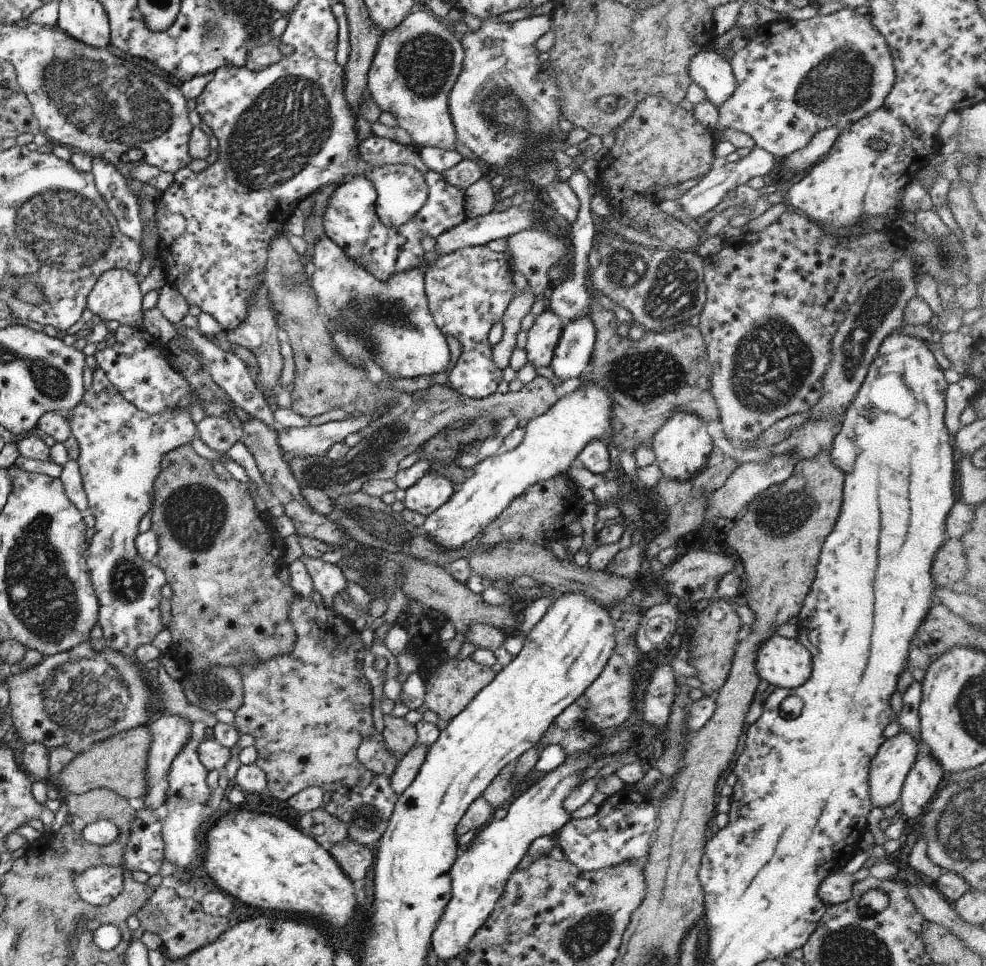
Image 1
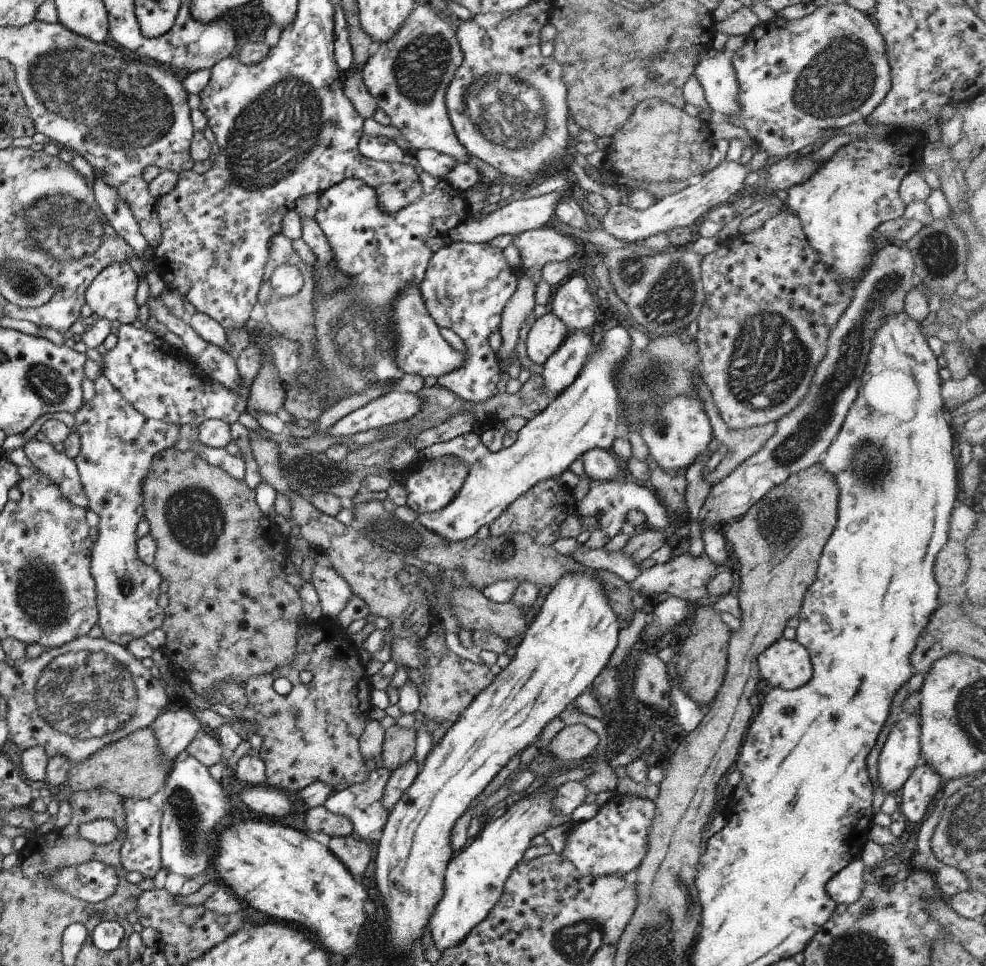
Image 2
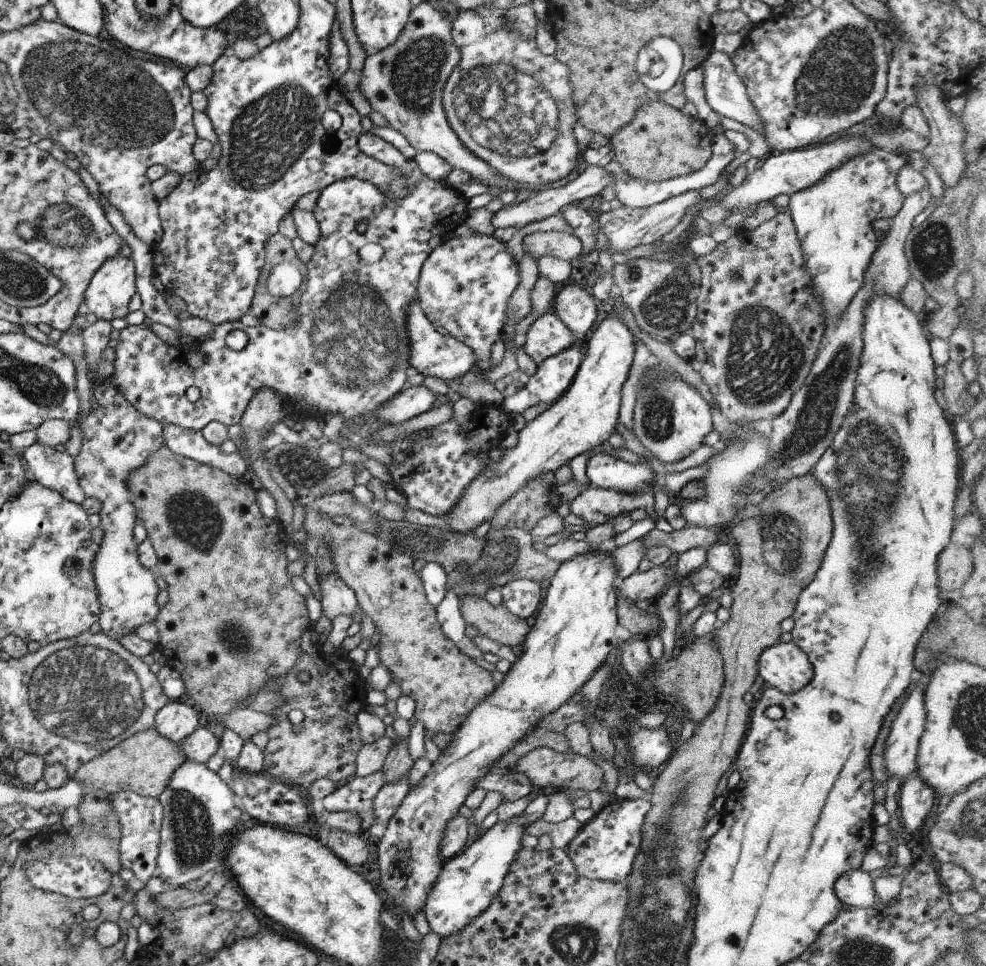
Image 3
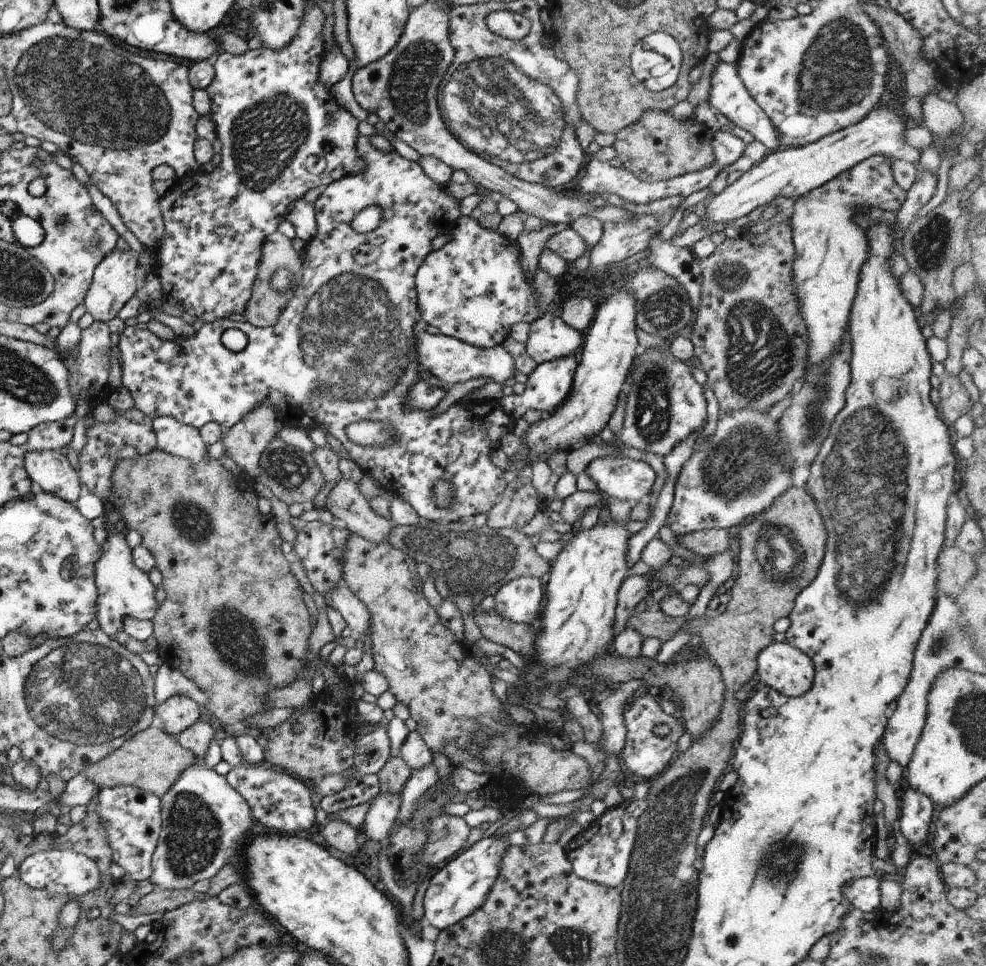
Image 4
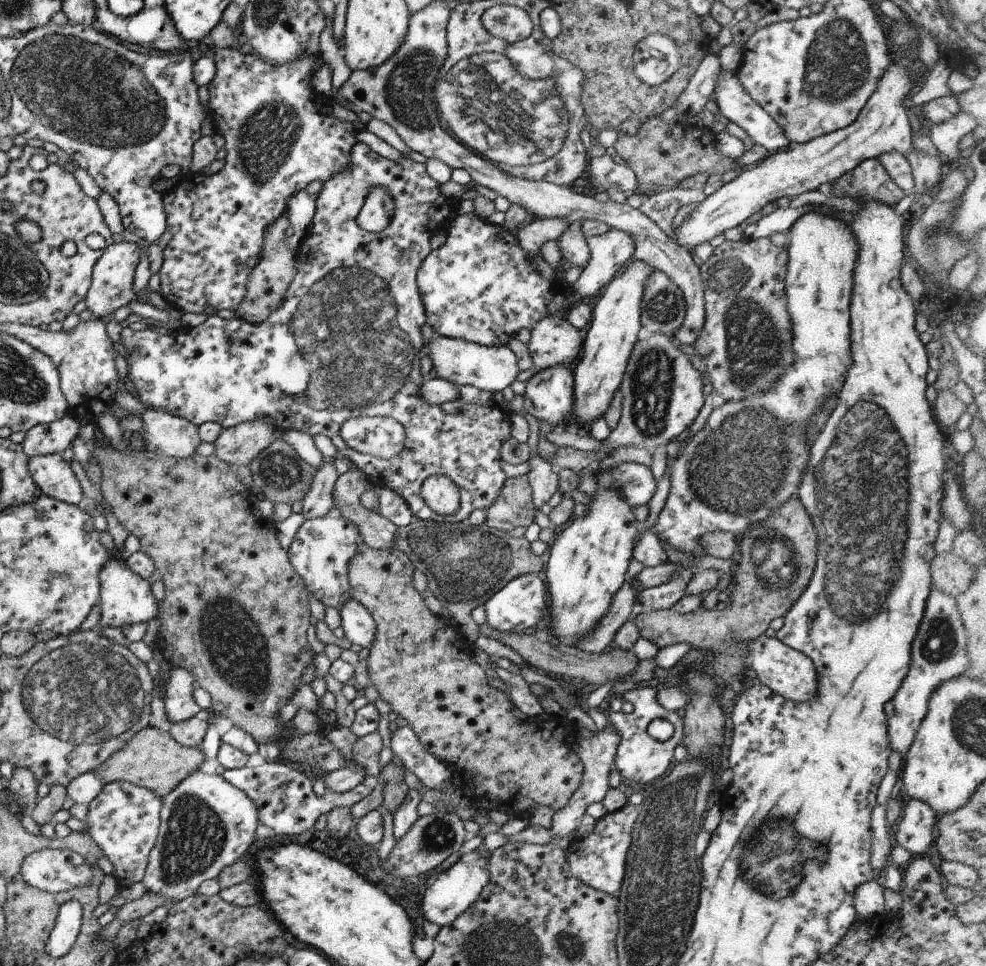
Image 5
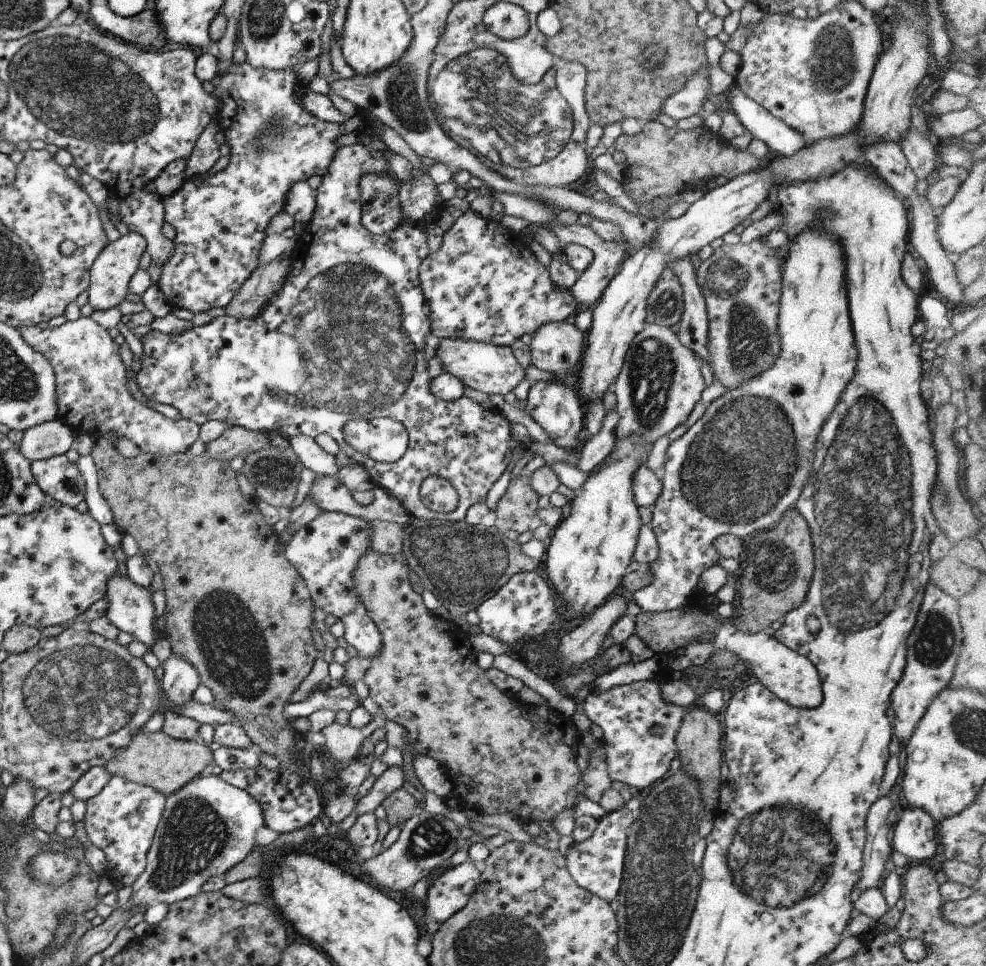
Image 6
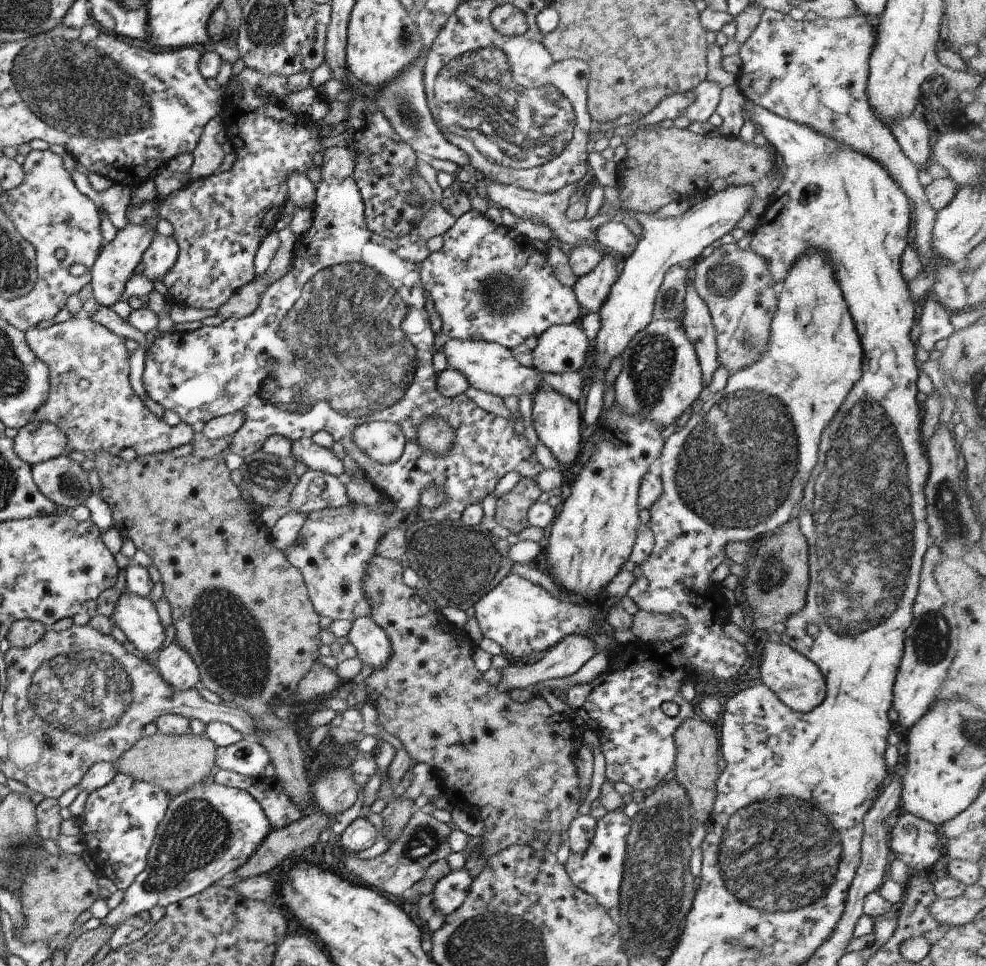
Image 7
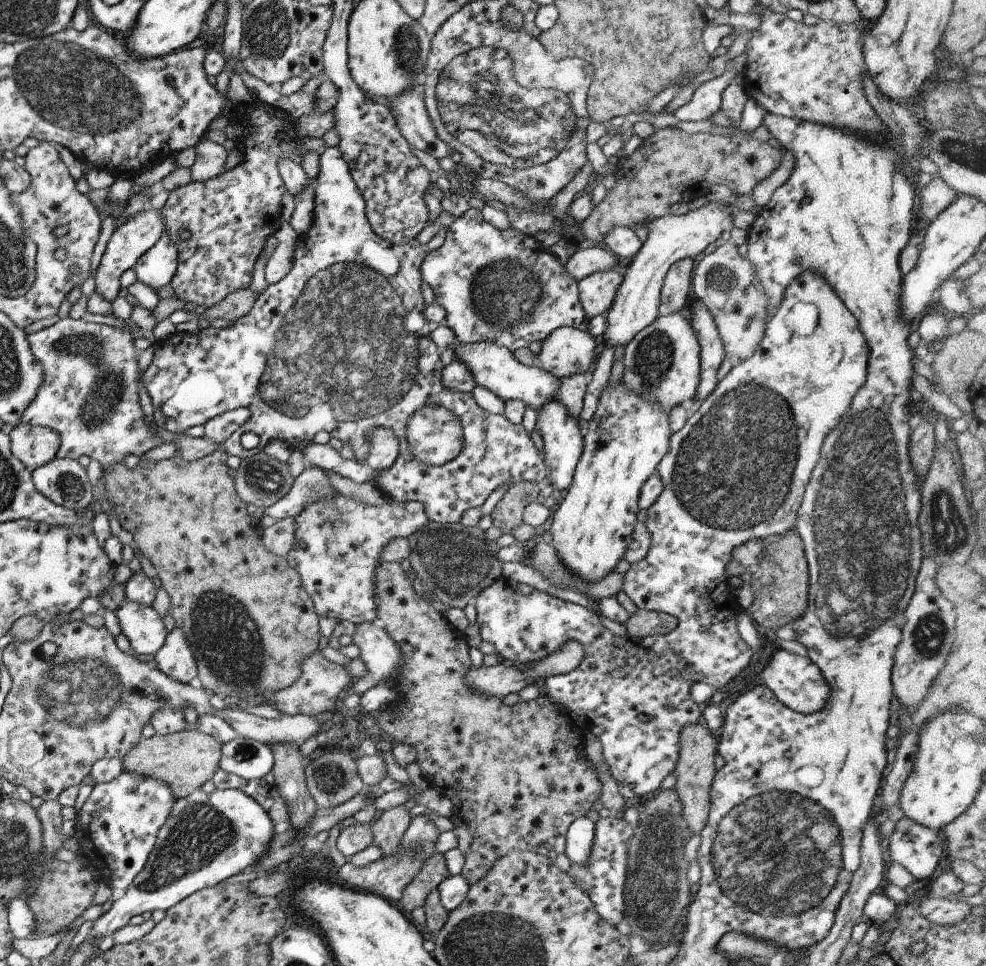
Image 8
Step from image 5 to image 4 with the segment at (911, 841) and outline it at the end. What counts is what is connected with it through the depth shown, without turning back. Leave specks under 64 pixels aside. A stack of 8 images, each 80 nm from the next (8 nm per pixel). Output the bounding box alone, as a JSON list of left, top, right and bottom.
[899,787,934,849]

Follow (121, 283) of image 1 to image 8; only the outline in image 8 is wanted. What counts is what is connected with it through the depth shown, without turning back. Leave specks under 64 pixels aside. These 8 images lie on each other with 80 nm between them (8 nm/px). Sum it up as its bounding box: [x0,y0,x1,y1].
[93,205,164,302]

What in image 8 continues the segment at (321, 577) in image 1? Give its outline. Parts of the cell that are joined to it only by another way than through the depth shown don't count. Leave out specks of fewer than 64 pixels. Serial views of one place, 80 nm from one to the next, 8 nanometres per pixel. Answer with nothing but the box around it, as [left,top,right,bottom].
[339,622,402,705]

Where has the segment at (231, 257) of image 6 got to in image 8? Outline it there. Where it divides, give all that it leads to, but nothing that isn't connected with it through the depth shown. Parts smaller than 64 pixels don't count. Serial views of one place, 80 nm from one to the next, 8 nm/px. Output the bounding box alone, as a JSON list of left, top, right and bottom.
[159,99,309,310]

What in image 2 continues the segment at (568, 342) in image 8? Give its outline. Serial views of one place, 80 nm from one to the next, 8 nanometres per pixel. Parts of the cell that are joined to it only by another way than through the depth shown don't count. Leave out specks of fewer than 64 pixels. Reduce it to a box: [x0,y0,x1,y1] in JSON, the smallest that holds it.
[525,310,567,365]

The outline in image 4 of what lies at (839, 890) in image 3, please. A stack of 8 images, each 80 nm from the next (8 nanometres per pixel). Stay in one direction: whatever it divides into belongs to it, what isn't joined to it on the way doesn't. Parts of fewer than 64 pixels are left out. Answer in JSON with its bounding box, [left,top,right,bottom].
[840,875,880,913]

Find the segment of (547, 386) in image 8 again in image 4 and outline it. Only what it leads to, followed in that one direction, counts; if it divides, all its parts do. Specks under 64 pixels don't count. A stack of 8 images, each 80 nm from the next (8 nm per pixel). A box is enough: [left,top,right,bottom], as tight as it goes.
[413,320,516,389]

